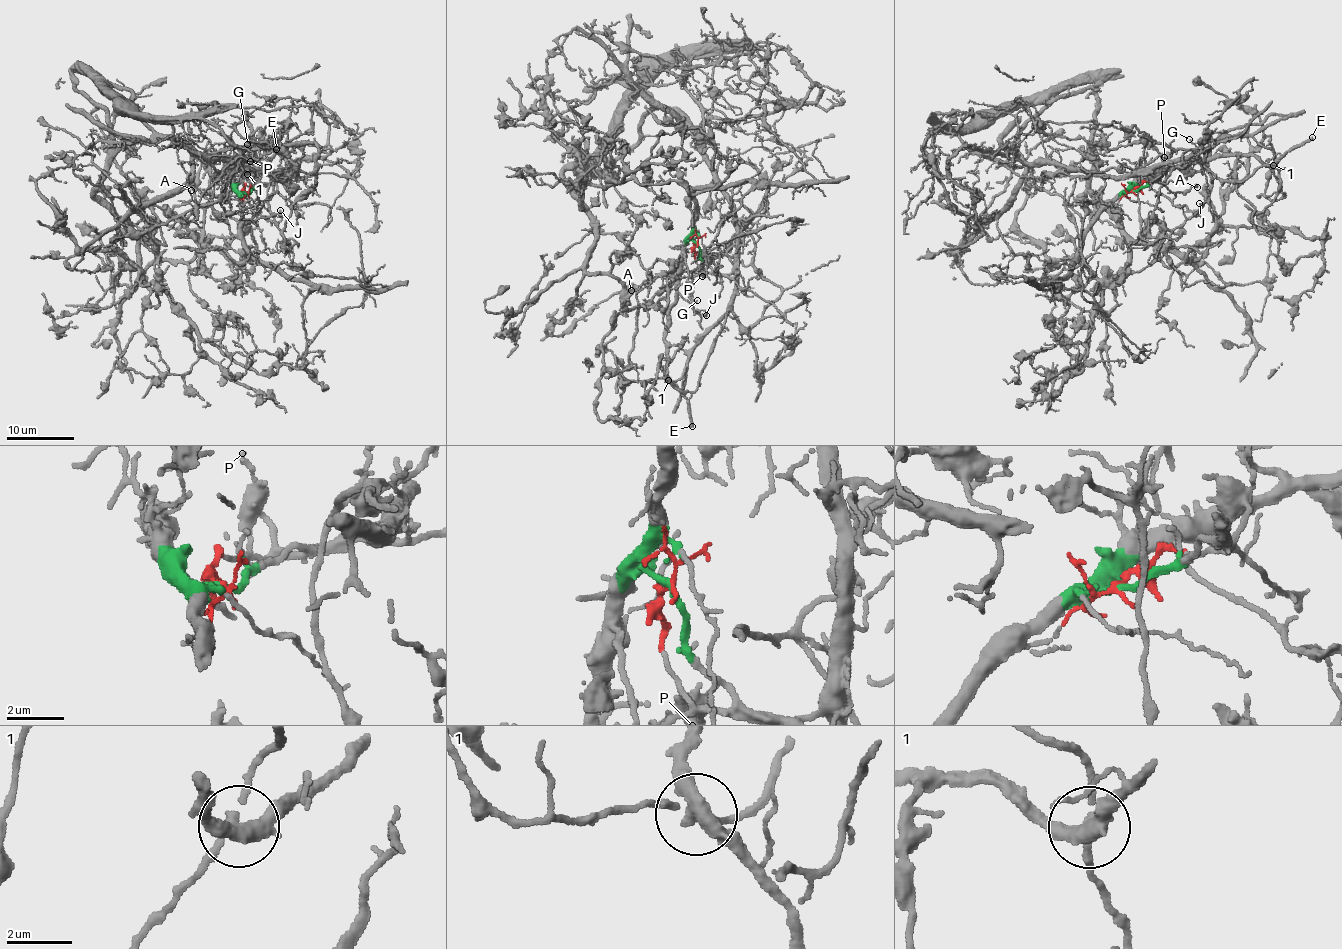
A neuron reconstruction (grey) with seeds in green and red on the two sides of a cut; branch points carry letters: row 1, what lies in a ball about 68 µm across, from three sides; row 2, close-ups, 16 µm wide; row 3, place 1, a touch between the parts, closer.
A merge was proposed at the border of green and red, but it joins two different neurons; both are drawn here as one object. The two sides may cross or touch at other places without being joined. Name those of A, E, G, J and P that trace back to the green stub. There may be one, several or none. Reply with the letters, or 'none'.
E, G, J

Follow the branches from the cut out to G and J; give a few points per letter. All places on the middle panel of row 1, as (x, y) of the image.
G: (696, 243), (688, 238), (682, 247), (677, 290), (692, 306), (697, 300)
J: (696, 243), (689, 239), (685, 262), (687, 278), (692, 285), (690, 296), (694, 309), (702, 309), (707, 315)

